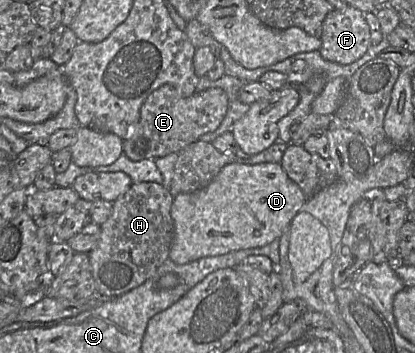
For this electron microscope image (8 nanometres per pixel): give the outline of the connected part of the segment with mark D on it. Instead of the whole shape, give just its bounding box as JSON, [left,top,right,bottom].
[168,163,306,265]

